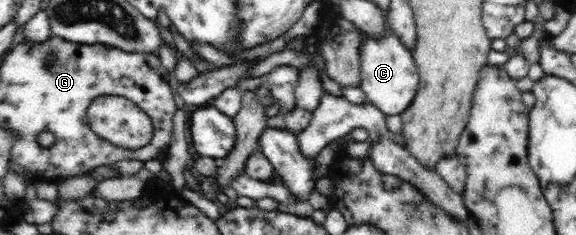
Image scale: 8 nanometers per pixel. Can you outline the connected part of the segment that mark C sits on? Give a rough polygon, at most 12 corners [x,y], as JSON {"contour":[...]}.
{"contour":[[388,29],[365,35],[361,89],[386,117],[413,102],[413,53]]}

